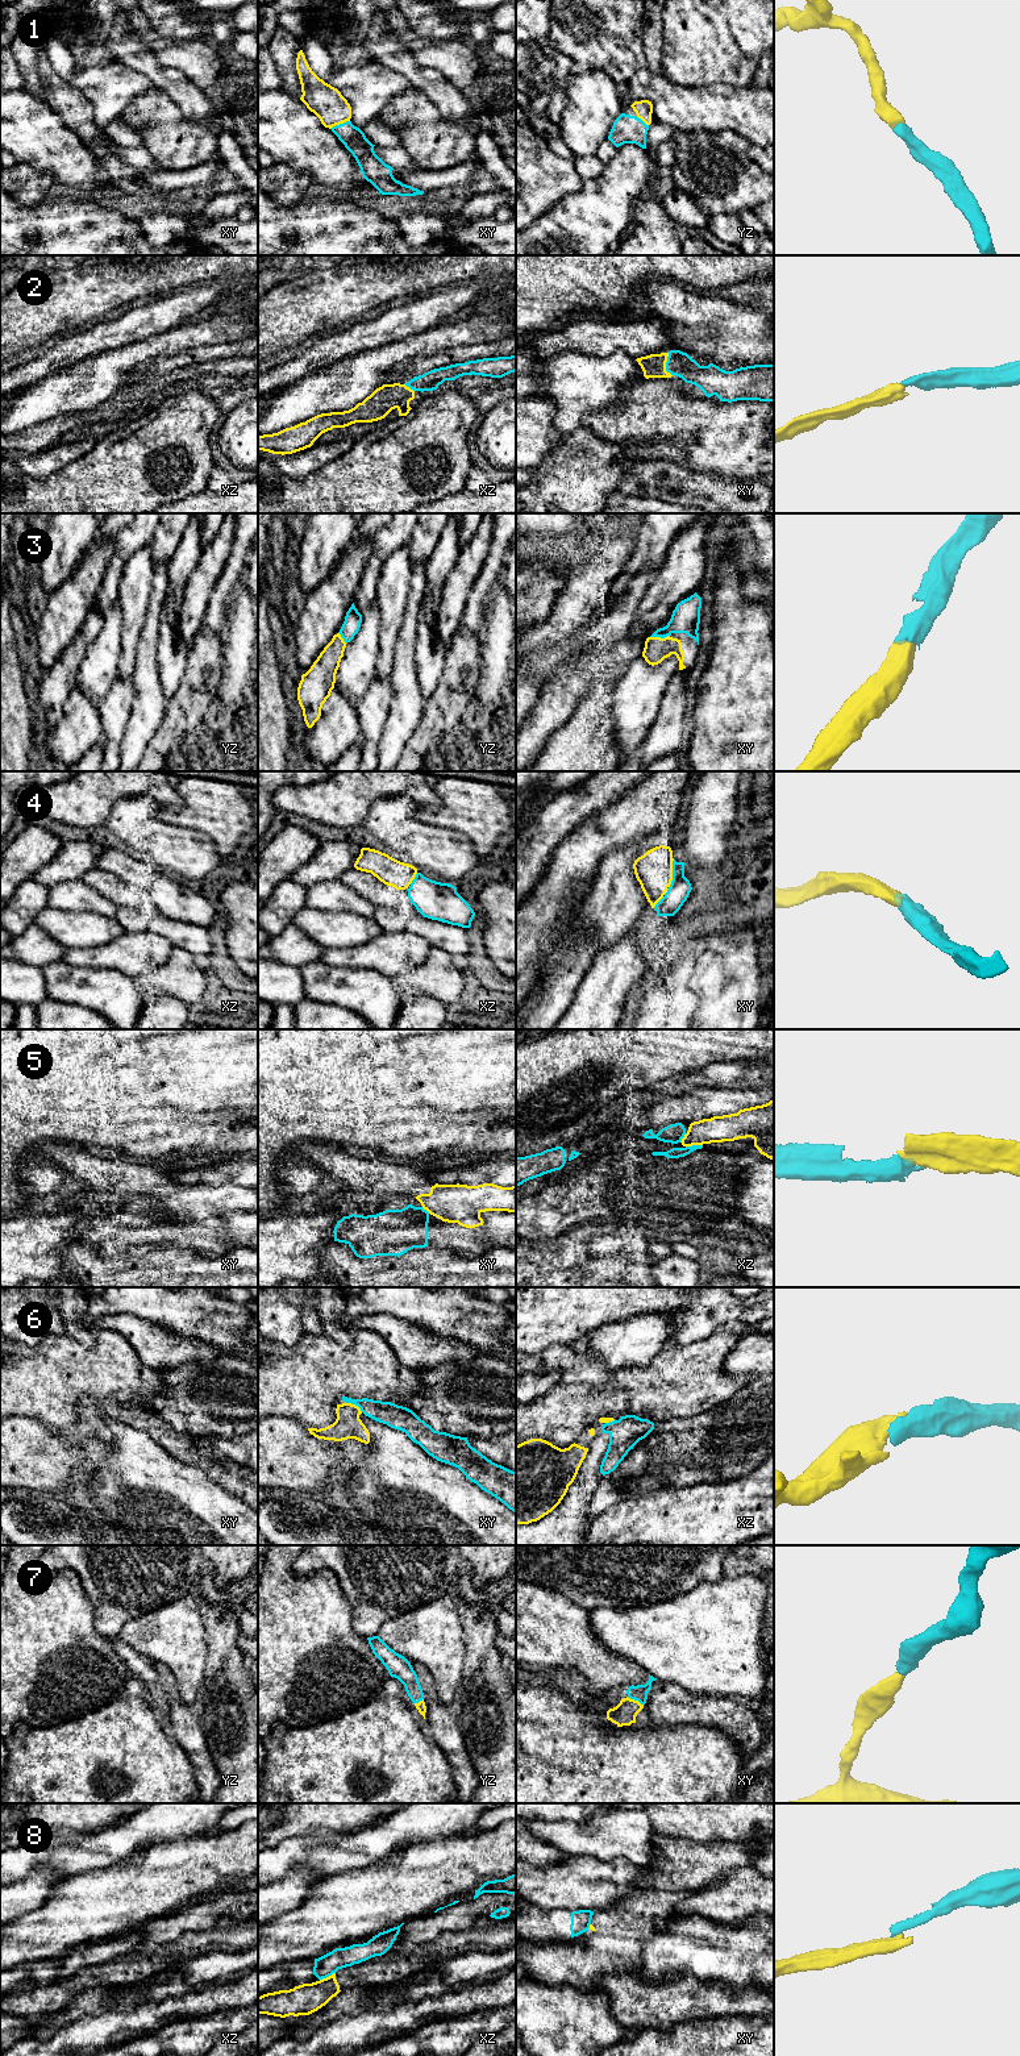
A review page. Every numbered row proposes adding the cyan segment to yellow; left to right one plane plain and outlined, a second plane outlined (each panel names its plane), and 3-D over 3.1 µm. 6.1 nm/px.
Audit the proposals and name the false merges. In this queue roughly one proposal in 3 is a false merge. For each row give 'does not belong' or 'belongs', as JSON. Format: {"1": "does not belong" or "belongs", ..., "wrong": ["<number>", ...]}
{"1": "belongs", "2": "belongs", "3": "belongs", "4": "belongs", "5": "does not belong", "6": "belongs", "7": "belongs", "8": "does not belong", "wrong": ["5", "8"]}

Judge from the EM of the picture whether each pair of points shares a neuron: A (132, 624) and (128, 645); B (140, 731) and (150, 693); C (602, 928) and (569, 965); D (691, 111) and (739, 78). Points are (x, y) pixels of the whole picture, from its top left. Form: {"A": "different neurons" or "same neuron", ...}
{"A": "same neuron", "B": "same neuron", "C": "different neurons", "D": "different neurons"}

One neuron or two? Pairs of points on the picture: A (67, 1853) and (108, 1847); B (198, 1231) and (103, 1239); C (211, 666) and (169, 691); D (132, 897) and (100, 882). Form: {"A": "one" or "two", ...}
{"A": "one", "B": "one", "C": "two", "D": "one"}

